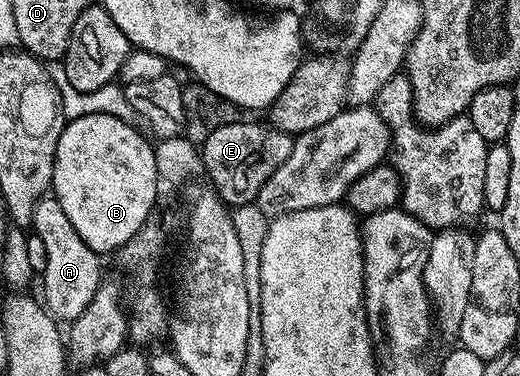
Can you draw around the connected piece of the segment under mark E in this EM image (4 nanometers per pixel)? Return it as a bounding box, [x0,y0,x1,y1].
[199,118,294,206]

